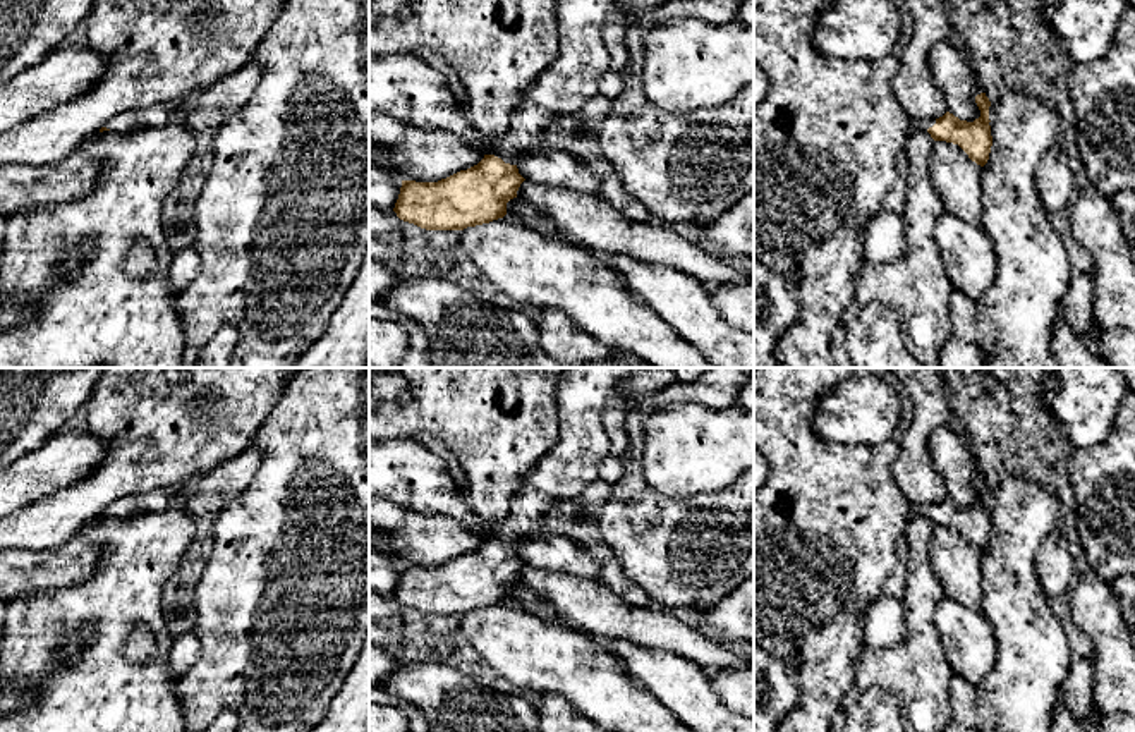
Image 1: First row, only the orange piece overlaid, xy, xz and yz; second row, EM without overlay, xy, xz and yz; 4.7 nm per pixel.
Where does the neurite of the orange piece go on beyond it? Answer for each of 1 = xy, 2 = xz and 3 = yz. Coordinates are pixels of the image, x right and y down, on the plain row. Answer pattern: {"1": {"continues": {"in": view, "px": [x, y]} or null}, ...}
{"1": {"continues": {"in": "xy", "px": [155, 500]}}, "2": {"continues": {"in": "xz", "px": [572, 464]}}, "3": {"continues": {"in": "yz", "px": [922, 509]}}}

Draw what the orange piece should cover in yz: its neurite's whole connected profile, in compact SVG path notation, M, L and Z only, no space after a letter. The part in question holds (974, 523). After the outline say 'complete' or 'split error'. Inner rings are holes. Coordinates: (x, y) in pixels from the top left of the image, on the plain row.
M986 478L975 481L980 502L974 507L960 505L946 497L943 502L912 505L912 515L927 515L934 526L958 529L972 546L984 552L989 545L992 521L989 510L991 486Z; split error

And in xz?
M567 368L558 380L556 406L560 436L555 447L531 469L512 500L508 515L495 526L491 540L438 567L402 565L393 596L404 607L426 615L464 615L489 608L507 600L507 588L517 583L525 565L517 553L519 543L544 531L543 515L561 502L580 495L599 479L599 466L610 455L608 433L603 428L606 402L620 392L623 380L644 368Z; split error

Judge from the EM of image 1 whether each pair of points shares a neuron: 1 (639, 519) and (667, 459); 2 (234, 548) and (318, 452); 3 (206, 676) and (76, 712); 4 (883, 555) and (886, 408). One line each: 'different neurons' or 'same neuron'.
1: different neurons
2: same neuron
3: different neurons
4: different neurons

